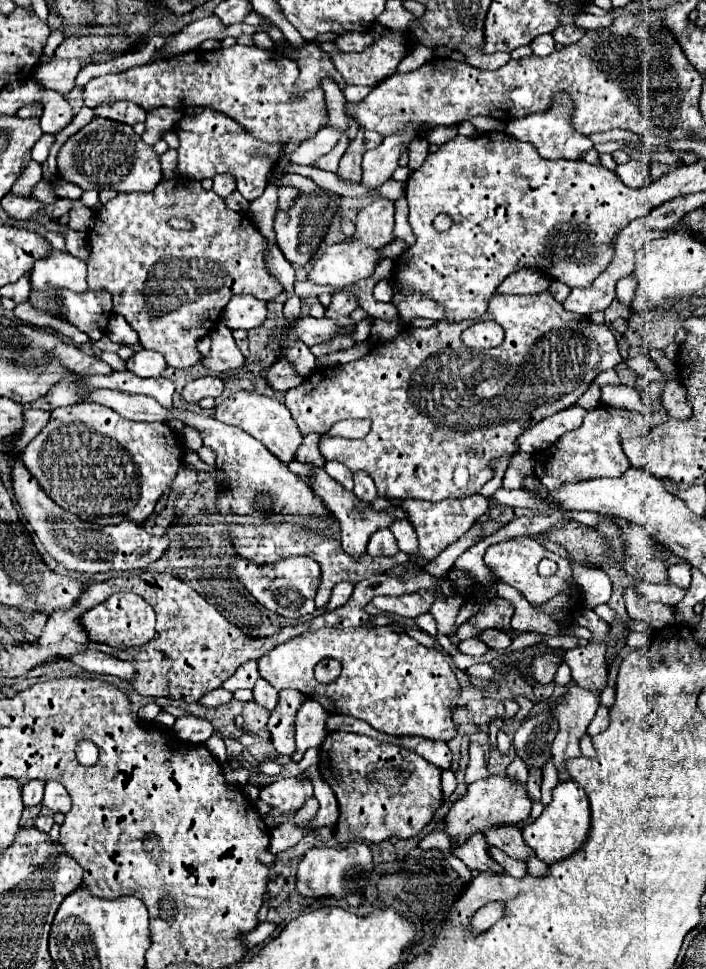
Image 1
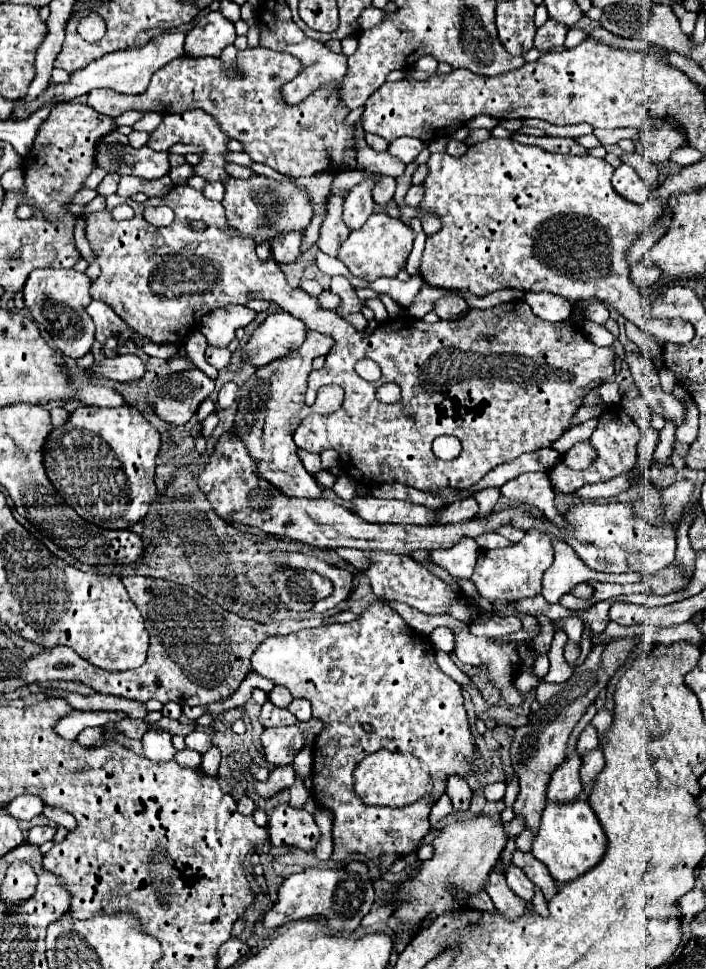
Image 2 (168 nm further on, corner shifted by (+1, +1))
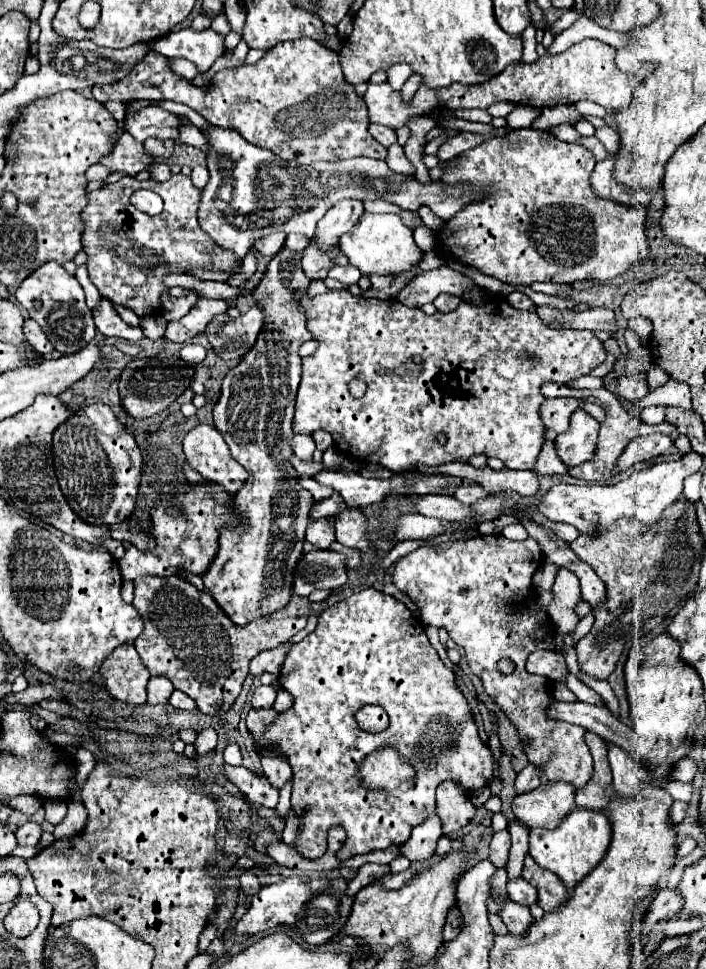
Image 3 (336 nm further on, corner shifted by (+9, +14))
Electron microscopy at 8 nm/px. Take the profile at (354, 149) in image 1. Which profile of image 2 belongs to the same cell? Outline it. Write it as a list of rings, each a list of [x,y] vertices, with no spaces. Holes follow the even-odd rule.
[[[334,195],[334,199],[328,199],[328,213],[320,227],[320,237],[316,243],[320,251],[324,251],[330,257],[338,255],[340,245],[350,235],[348,227],[342,223],[342,203],[344,203],[344,197],[338,199],[338,195]]]

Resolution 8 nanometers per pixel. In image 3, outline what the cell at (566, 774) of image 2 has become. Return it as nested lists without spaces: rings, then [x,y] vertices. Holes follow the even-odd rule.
[[[546,782],[512,802],[514,816],[528,828],[556,828],[574,806],[574,786],[568,782]]]

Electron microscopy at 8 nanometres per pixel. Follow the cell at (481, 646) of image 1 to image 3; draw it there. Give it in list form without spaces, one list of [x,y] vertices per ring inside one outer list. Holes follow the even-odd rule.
[[[476,536],[464,542],[446,544],[440,552],[422,546],[410,552],[408,556],[402,556],[394,564],[392,582],[416,604],[420,612],[420,620],[426,626],[444,626],[450,638],[454,640],[454,644],[464,650],[468,666],[482,680],[486,694],[498,704],[500,710],[504,710],[510,716],[520,736],[526,740],[528,760],[540,768],[542,782],[566,780],[572,782],[574,788],[582,788],[592,776],[592,756],[584,742],[586,728],[570,722],[550,720],[550,717],[544,714],[544,708],[548,708],[556,699],[553,697],[552,690],[548,691],[547,678],[528,674],[524,668],[526,658],[534,650],[540,648],[554,650],[554,630],[538,624],[538,618],[544,616],[544,609],[538,606],[538,594],[532,588],[532,576],[540,568],[542,560],[544,556],[540,550],[540,542],[534,540],[532,536],[520,542],[508,540],[504,536]],[[504,658],[510,658],[516,664],[516,670],[512,674],[502,674],[496,668],[496,664]]]

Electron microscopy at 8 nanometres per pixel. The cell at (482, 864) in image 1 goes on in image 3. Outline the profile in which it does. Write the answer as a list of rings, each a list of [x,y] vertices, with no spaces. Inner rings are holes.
[[[494,892],[494,898],[496,898],[498,906],[500,906],[500,918],[506,924],[506,928],[512,934],[520,936],[532,924],[532,920],[534,920],[530,916],[528,906],[522,906],[518,902],[512,902],[508,896],[500,896],[498,892]]]

